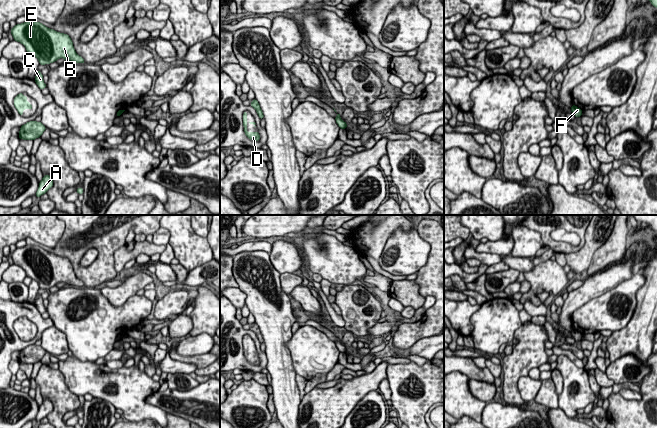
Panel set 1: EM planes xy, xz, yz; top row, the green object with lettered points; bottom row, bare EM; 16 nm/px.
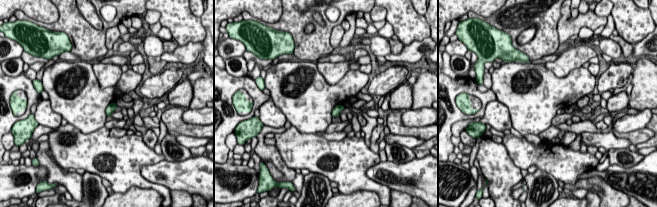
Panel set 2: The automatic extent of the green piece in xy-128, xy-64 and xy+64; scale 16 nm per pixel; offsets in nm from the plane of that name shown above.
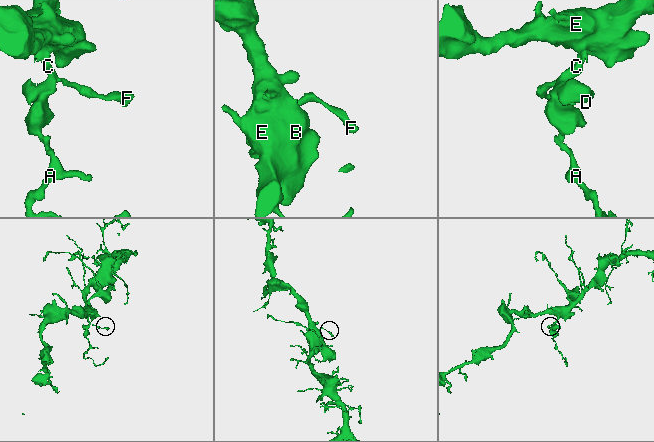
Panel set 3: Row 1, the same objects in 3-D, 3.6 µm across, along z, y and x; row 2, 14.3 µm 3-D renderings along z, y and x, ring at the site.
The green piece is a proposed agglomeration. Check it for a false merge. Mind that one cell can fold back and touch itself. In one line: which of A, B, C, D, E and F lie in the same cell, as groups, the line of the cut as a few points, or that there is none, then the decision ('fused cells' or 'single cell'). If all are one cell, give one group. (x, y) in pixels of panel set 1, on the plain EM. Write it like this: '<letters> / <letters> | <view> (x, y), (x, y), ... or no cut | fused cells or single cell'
A B C D E F | no cut | single cell

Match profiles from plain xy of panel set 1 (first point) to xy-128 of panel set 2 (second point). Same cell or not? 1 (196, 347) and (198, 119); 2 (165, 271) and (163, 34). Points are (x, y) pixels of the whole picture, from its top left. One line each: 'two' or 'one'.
1: one
2: two

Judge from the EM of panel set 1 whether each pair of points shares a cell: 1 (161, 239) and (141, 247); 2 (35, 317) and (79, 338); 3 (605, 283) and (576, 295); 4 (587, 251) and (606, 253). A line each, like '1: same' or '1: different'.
1: different
2: different
3: same
4: different

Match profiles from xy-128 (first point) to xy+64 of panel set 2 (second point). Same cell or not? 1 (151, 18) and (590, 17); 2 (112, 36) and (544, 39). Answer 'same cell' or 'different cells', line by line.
1: different cells
2: different cells

